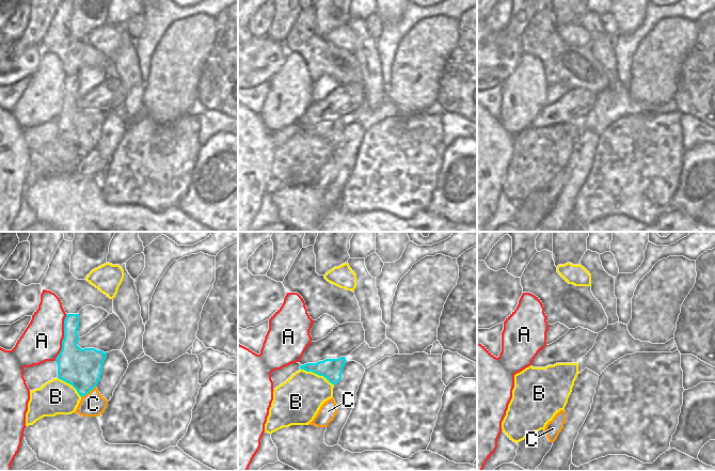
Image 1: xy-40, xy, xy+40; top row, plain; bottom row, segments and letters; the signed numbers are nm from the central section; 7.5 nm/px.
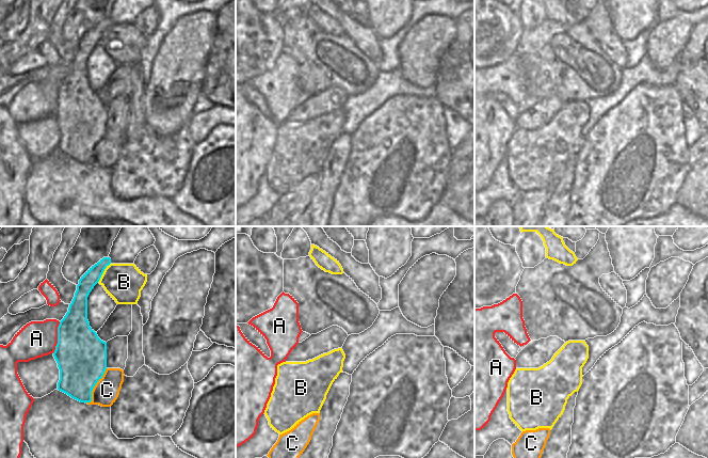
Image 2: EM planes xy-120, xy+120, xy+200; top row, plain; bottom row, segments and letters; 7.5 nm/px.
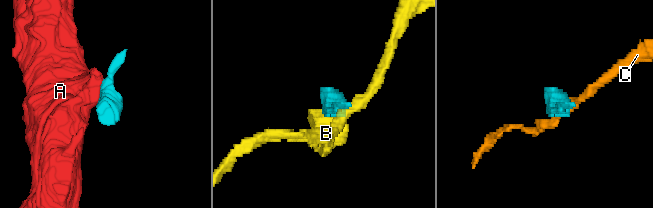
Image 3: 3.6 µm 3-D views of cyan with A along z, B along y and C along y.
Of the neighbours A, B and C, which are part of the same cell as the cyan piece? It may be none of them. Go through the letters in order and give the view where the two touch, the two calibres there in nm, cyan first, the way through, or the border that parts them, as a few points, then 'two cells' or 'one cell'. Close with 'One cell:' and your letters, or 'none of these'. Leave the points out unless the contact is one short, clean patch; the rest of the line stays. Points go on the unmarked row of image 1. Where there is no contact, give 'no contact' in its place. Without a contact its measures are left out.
A: xy-40 | 280/300 nm | along xy-40 (66, 75), (62, 109), (54, 121) | two cells
B: xy | 160/340 nm | two cells
C: xy-40 | 280/180 nm | along xy-40 (95, 146), (81, 158) | two cells
One cell: none of these

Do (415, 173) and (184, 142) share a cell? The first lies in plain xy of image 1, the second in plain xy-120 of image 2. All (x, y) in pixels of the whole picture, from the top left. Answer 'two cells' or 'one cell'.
one cell

